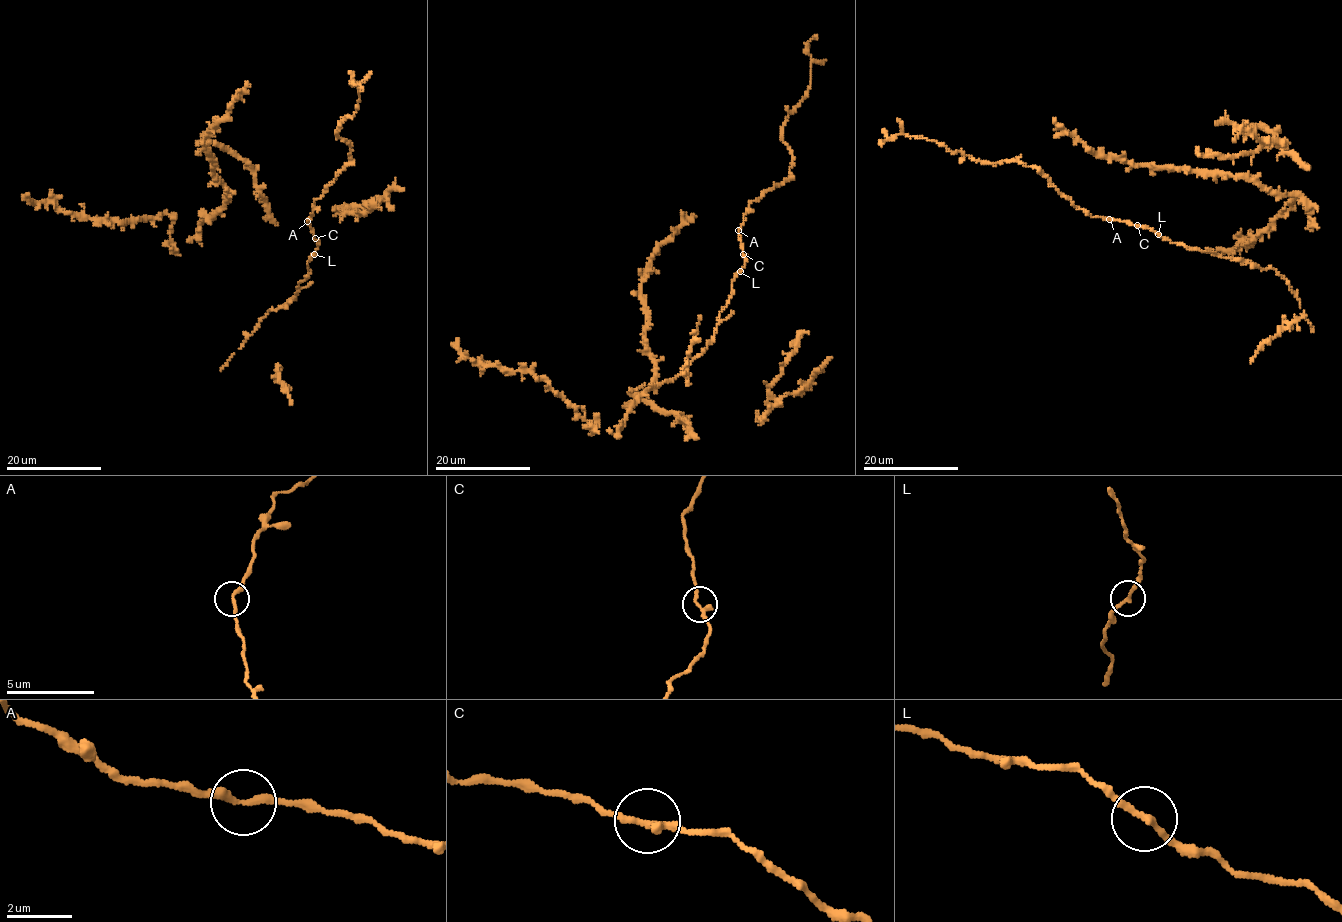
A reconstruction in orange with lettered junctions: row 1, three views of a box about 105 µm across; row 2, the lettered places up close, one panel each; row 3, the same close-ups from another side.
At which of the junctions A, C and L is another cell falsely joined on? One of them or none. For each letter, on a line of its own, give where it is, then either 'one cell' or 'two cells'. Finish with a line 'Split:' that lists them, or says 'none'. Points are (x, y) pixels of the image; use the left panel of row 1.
A: at (307, 221); one cell
C: at (315, 238); one cell
L: at (314, 254); one cell
Split: none

